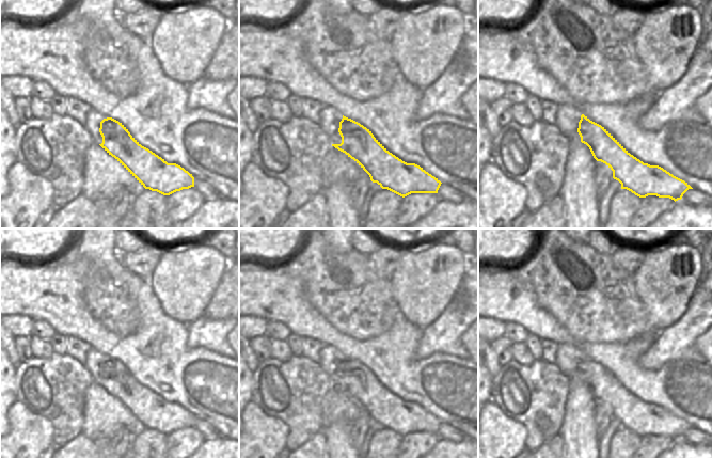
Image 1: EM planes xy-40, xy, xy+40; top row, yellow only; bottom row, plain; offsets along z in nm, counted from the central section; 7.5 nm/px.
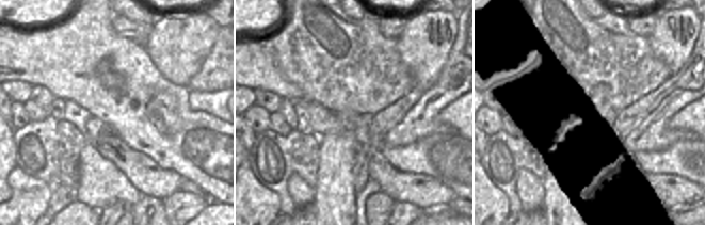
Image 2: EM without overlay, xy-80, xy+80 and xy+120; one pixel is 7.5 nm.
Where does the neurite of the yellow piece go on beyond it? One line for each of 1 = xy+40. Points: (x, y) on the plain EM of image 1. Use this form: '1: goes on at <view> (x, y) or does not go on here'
1: does not go on here

